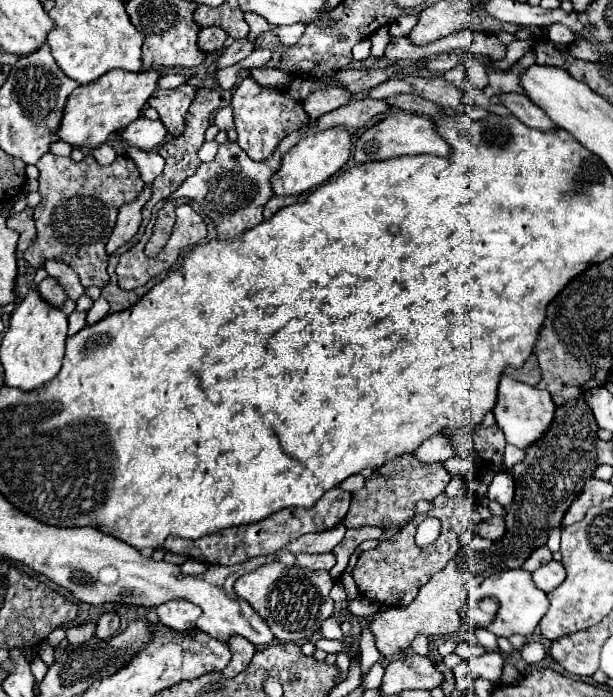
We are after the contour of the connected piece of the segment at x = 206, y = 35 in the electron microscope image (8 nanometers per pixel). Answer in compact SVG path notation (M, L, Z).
M200 28L198 32L198 48L202 48L202 52L218 52L224 46L224 40L228 38L226 32L222 32L222 28Z

